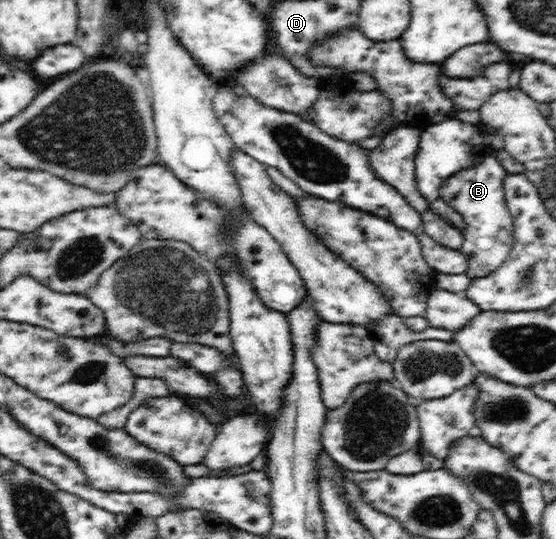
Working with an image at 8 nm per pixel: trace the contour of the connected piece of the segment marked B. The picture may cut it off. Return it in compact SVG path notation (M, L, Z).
M487 156L480 164L461 170L441 184L441 197L464 219L463 243L460 250L467 256L466 276L482 278L494 272L514 244L513 222L505 201L504 178L507 170L494 157Z

